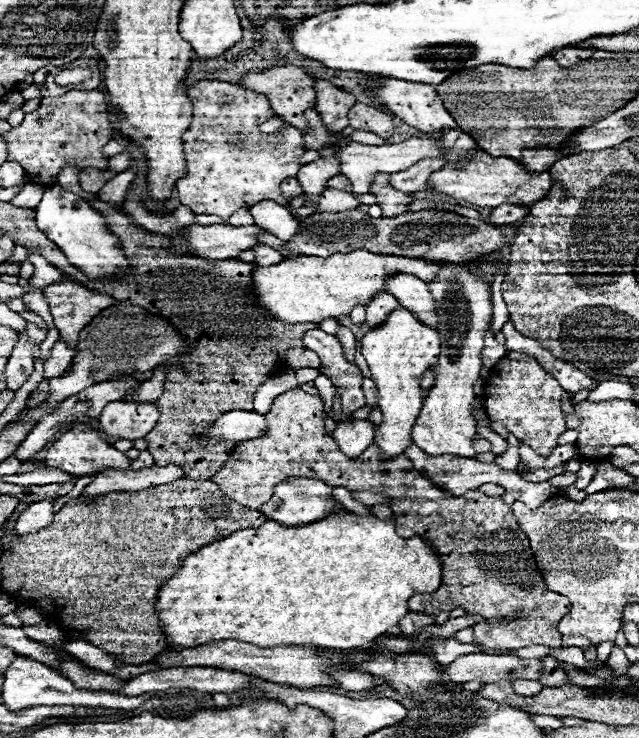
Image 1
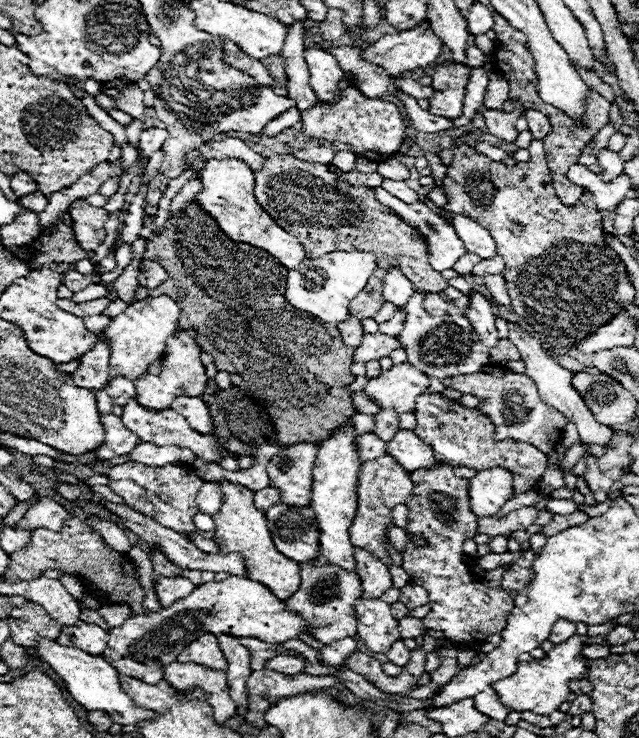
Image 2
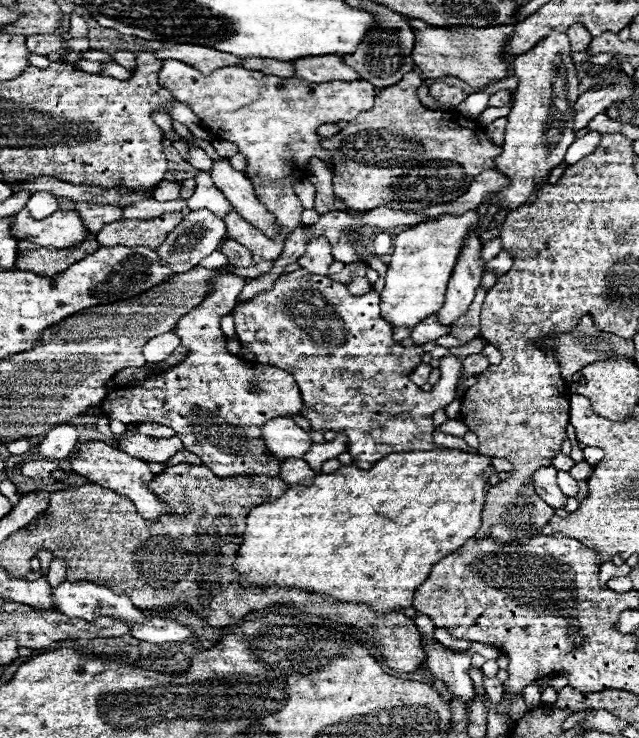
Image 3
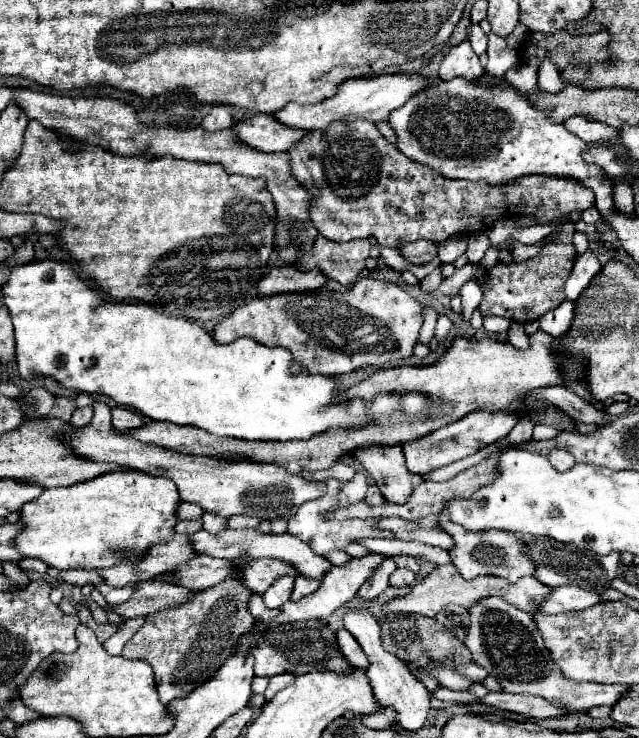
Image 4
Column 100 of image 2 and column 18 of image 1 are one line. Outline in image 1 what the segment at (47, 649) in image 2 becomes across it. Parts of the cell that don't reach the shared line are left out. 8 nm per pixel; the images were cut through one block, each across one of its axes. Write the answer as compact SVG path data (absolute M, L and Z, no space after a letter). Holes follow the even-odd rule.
M18 656L4 672L4 690L2 690L2 700L4 706L14 710L22 708L32 708L32 706L64 706L64 704L78 704L78 706L100 706L100 708L120 708L120 710L134 710L142 706L146 700L150 700L156 694L146 694L146 696L120 696L120 694L110 694L110 692L80 692L72 686L72 682L64 676L58 676L52 668L46 668L46 664L38 664L36 660Z

